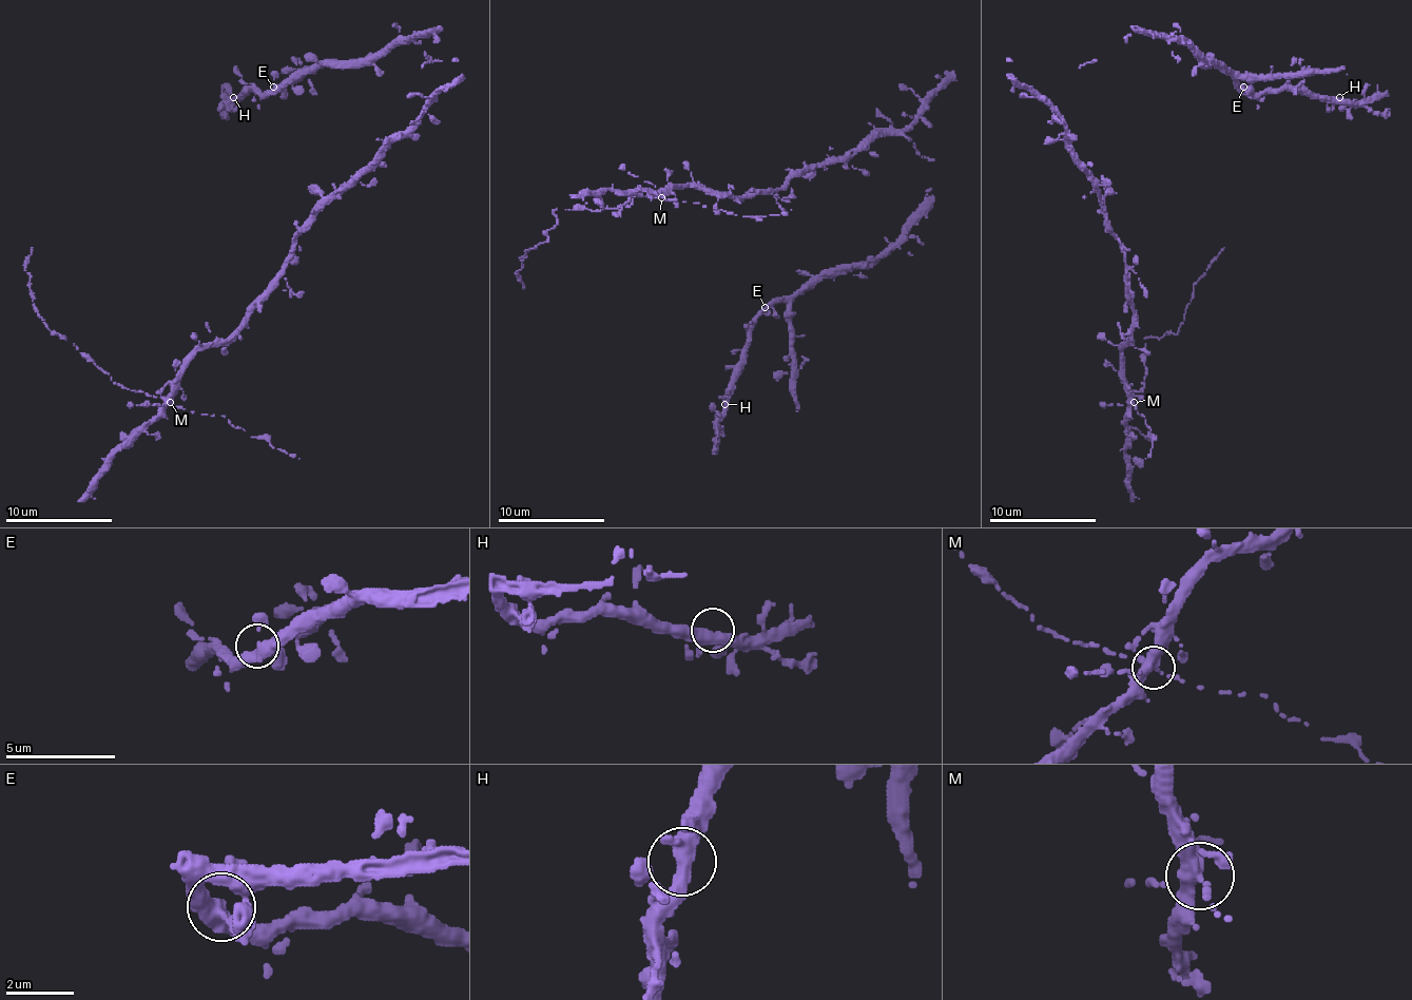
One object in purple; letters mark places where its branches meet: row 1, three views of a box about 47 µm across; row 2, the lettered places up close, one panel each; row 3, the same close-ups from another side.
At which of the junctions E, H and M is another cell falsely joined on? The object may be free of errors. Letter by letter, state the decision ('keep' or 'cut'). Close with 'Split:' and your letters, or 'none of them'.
E: keep
H: keep
M: keep
Split: none of them

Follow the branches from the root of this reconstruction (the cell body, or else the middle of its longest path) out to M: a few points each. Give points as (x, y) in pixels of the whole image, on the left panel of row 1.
M: (364, 172), (359, 172), (294, 238), (278, 284), (252, 313), (225, 340), (209, 343), (193, 357), (169, 402)

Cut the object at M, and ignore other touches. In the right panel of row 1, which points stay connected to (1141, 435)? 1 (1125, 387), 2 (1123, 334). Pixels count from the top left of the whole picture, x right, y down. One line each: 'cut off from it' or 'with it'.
1: with it
2: with it

